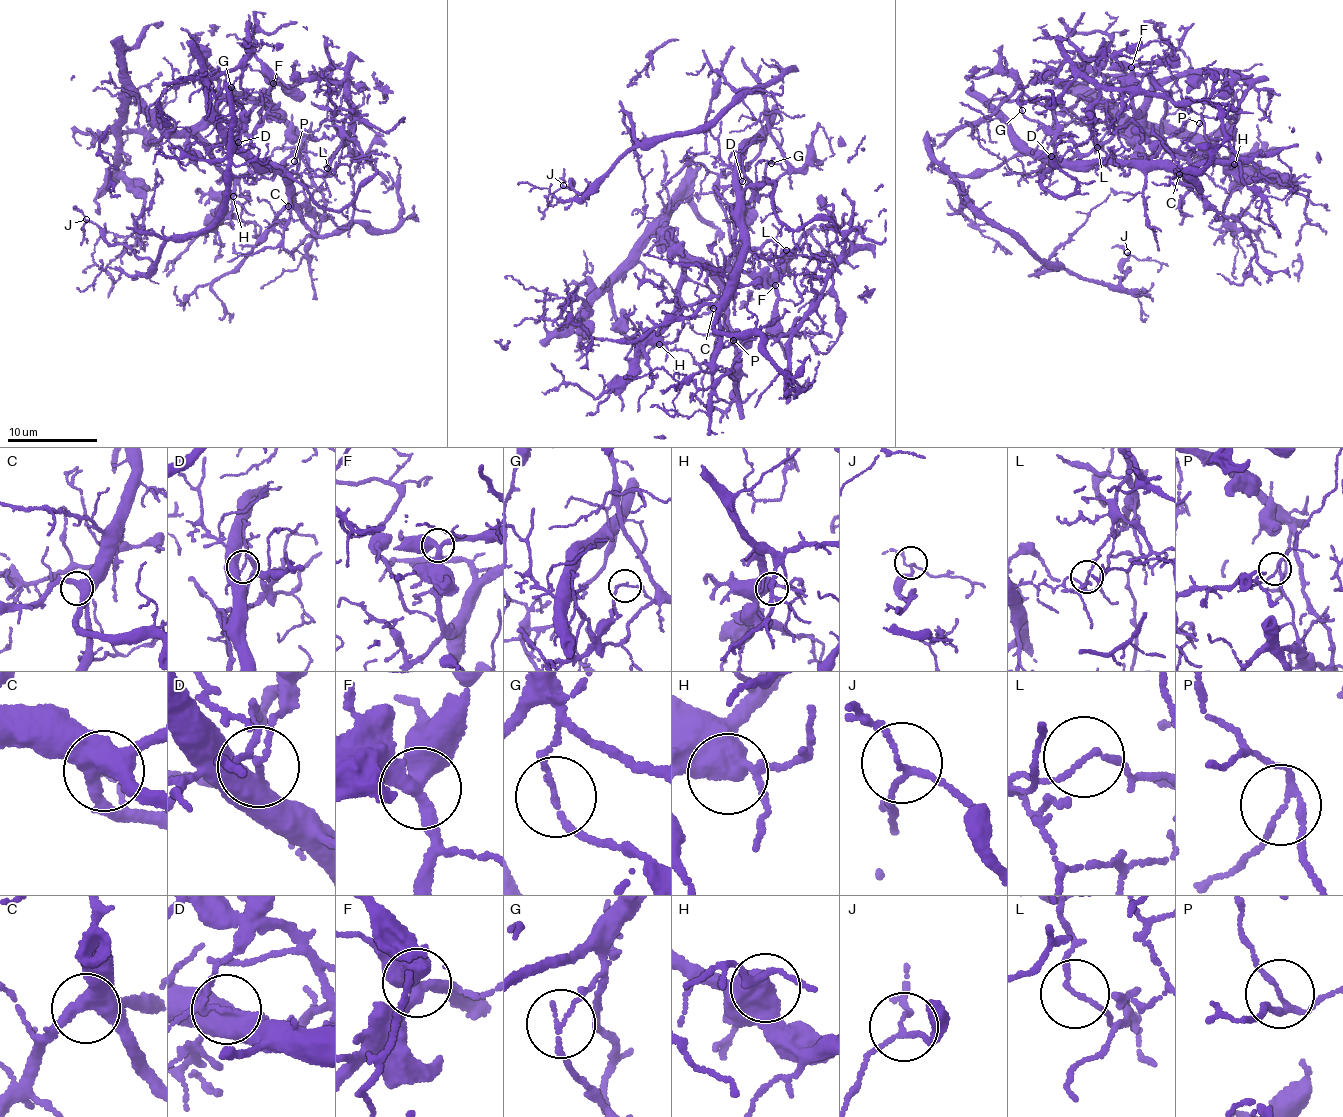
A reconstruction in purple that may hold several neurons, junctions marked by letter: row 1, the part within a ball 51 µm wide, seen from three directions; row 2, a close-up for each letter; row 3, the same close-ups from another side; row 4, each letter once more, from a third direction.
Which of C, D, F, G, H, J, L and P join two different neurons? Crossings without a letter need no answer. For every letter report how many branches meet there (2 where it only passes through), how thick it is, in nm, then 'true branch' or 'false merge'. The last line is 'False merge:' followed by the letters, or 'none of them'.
C: 3 branches meet; 440 nm thick; true branch
D: 3 branches meet; 280 nm thick; false merge
F: 3 branches meet; 360 nm thick; true branch
G: 2 branches meet; 130 nm thick; false merge
H: 3 branches meet; 440 nm thick; true branch
J: 3 branches meet; 110 nm thick; true branch
L: 2 branches meet; 120 nm thick; false merge
P: 3 branches meet; 140 nm thick; true branch
False merge: D, G, L

